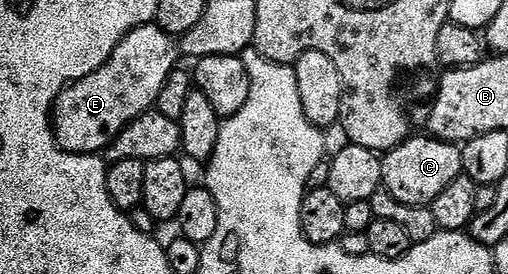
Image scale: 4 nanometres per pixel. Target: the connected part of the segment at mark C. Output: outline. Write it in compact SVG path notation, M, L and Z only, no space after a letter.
M427 134L410 137L393 151L383 152L380 164L382 165L383 190L390 193L402 205L415 207L431 207L434 197L450 185L459 175L464 174L462 165L462 150L455 143L443 143L441 139L433 139Z

